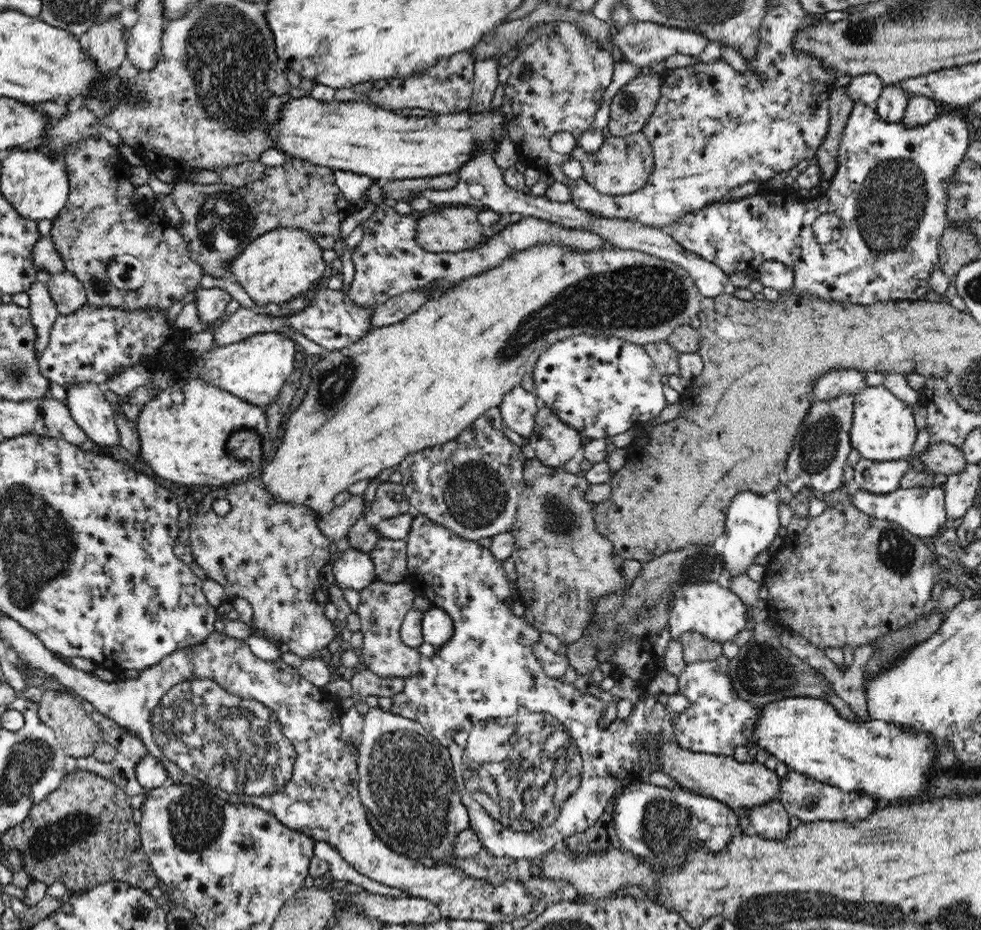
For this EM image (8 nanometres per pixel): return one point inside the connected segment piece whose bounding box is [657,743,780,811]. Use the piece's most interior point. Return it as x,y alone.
739,786

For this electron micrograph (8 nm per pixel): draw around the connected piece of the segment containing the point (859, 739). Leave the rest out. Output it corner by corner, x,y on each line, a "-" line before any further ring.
783,698
762,705
761,708
760,716
756,717
754,724
749,728
752,754
762,750
785,764
789,770
795,770
808,778
835,786
844,792
868,793
879,805
900,800
908,801
911,797
918,797
920,792
924,792
924,782
927,782
924,772
933,767
931,760
934,760
936,751
923,734
908,734
901,728
874,719
868,724
844,720
826,700
821,698

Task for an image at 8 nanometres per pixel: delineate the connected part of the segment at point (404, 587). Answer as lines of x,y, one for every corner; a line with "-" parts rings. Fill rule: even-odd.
374,581
359,592
360,604
357,614
361,620
363,634
362,648
358,651
360,663
382,679
405,680
418,674
423,659
416,648
406,646
400,638
399,630
405,614
412,608
415,592
409,582
386,584

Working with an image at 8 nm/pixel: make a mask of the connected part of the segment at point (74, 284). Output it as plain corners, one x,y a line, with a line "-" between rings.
67,271
43,279
48,287
59,316
76,314
82,306
86,306
86,291
82,283

